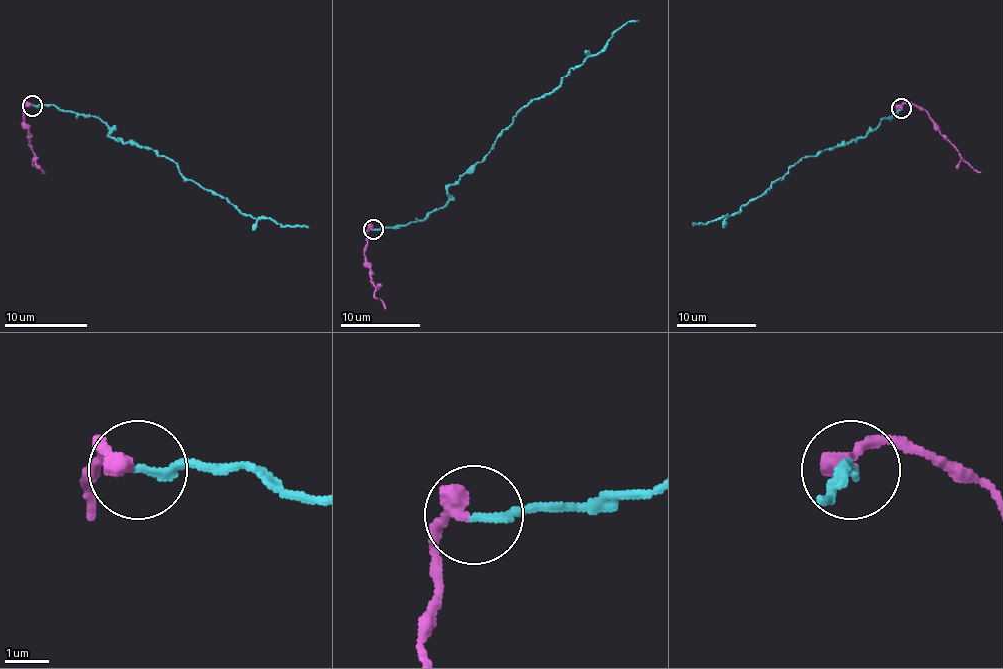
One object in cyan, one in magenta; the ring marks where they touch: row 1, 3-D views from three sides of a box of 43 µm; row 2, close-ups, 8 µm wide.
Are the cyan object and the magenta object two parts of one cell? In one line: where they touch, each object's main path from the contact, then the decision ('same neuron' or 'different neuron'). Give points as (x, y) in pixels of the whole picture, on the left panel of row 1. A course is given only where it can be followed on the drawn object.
place (32, 105); course cyan (31, 105), (83, 113), (102, 121), (110, 130), (108, 136), (169, 157), (189, 180), (248, 215), (308, 227); course magenta (31, 105), (25, 101), (23, 105), (23, 126), (33, 163), (44, 173); same neuron

